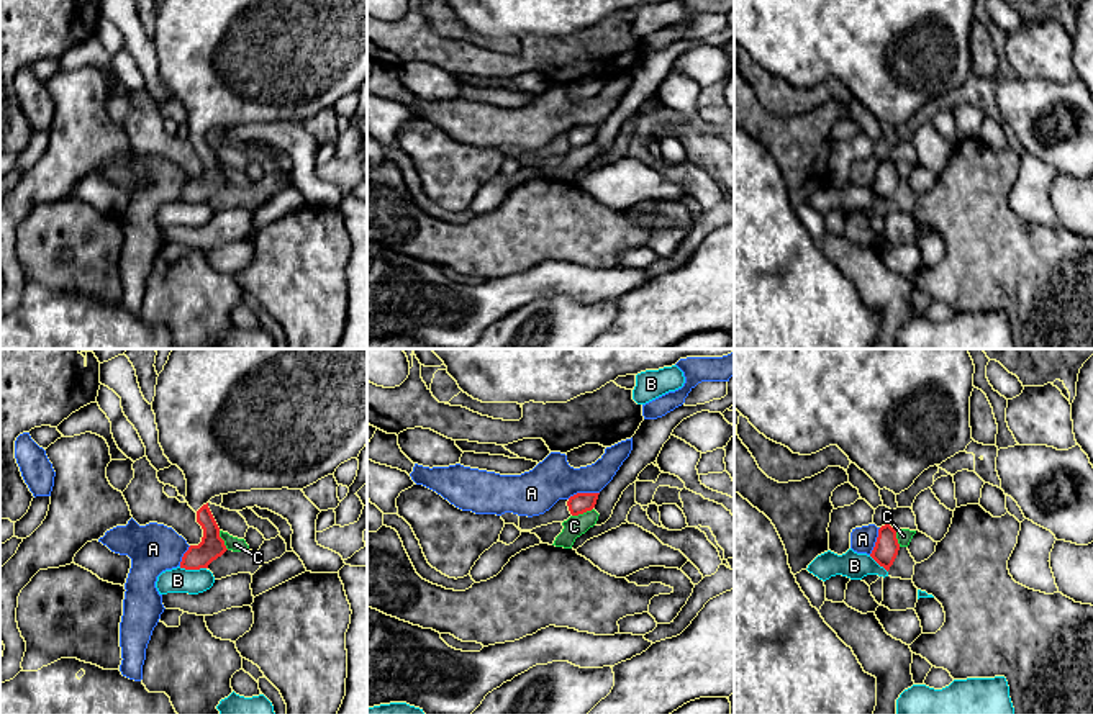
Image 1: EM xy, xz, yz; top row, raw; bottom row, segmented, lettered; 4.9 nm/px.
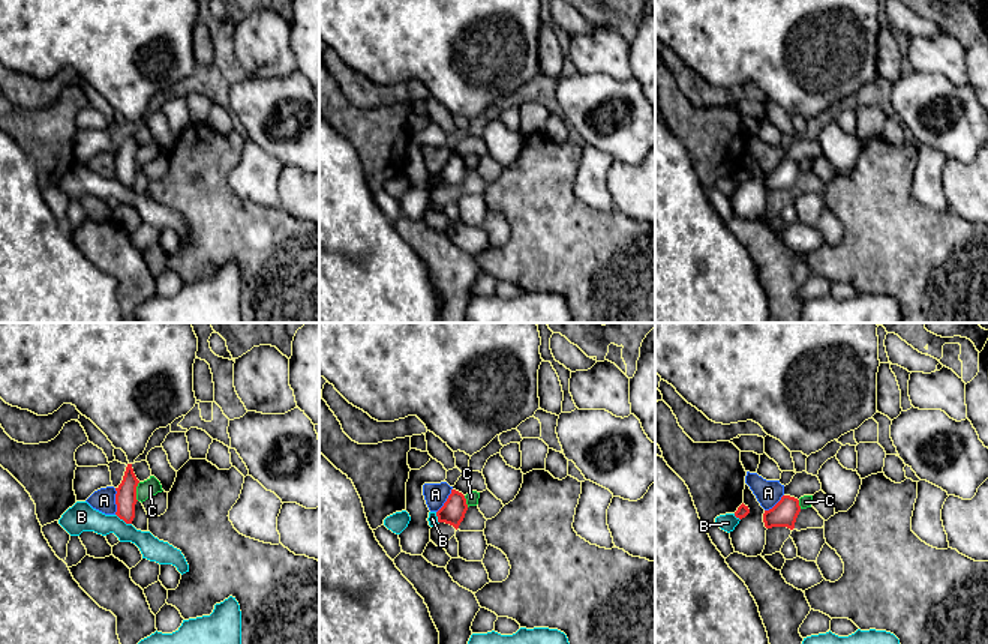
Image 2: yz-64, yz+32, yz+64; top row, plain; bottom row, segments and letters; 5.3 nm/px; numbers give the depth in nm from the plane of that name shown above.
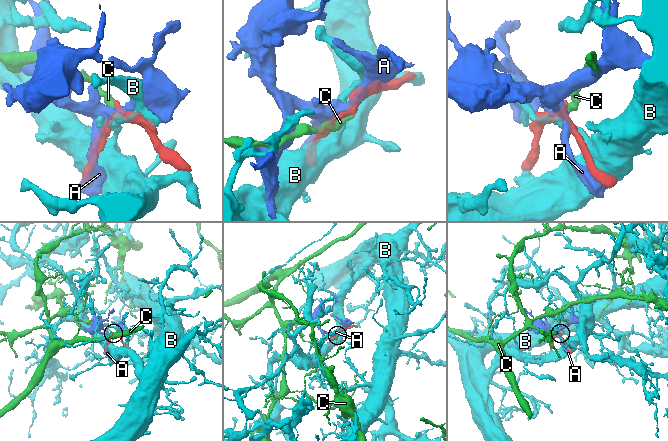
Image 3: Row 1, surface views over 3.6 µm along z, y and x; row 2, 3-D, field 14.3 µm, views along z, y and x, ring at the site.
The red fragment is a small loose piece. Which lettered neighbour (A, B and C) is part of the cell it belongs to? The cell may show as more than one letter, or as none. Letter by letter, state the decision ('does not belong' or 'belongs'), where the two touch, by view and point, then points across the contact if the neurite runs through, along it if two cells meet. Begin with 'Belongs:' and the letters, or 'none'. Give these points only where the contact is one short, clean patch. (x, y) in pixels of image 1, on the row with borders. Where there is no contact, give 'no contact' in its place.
Belongs: none
A: does not belong; contact xz (582, 493)
B: does not belong; contact xy (192, 569)
C: does not belong; contact xz (582, 513); border xz (592, 508), (572, 516)

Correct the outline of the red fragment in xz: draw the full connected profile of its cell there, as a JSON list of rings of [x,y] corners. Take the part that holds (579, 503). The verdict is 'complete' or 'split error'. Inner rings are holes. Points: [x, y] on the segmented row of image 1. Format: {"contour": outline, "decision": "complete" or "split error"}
{"contour": [[[577,493],[569,498],[567,506],[572,516],[592,511],[596,504],[600,493]]], "decision": "complete"}

